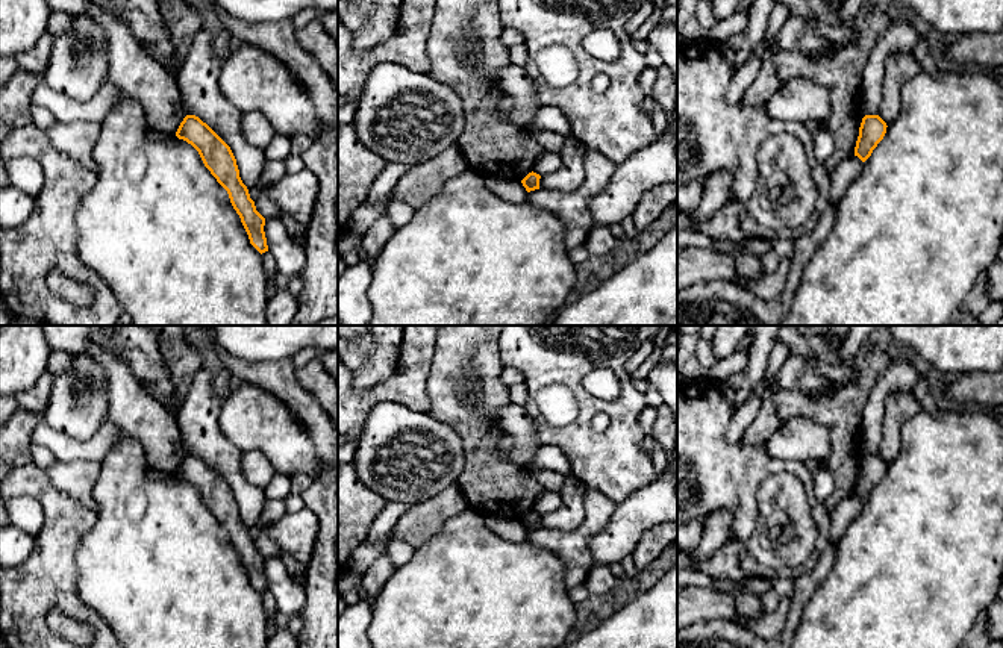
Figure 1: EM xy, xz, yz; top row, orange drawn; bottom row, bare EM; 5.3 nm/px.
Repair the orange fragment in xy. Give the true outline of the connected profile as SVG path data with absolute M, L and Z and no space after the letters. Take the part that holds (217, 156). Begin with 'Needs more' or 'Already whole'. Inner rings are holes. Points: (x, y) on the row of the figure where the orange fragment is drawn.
Already whole. M186 115L176 136L191 144L200 154L205 167L227 191L230 203L241 218L250 244L262 254L268 251L264 232L265 218L256 210L247 186L239 177L236 159L230 147L198 117Z

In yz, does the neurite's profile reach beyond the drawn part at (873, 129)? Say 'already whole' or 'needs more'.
already whole

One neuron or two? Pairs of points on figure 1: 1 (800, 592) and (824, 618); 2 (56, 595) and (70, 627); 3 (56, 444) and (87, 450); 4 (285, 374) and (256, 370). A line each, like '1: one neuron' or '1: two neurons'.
1: two neurons
2: two neurons
3: one neuron
4: one neuron

